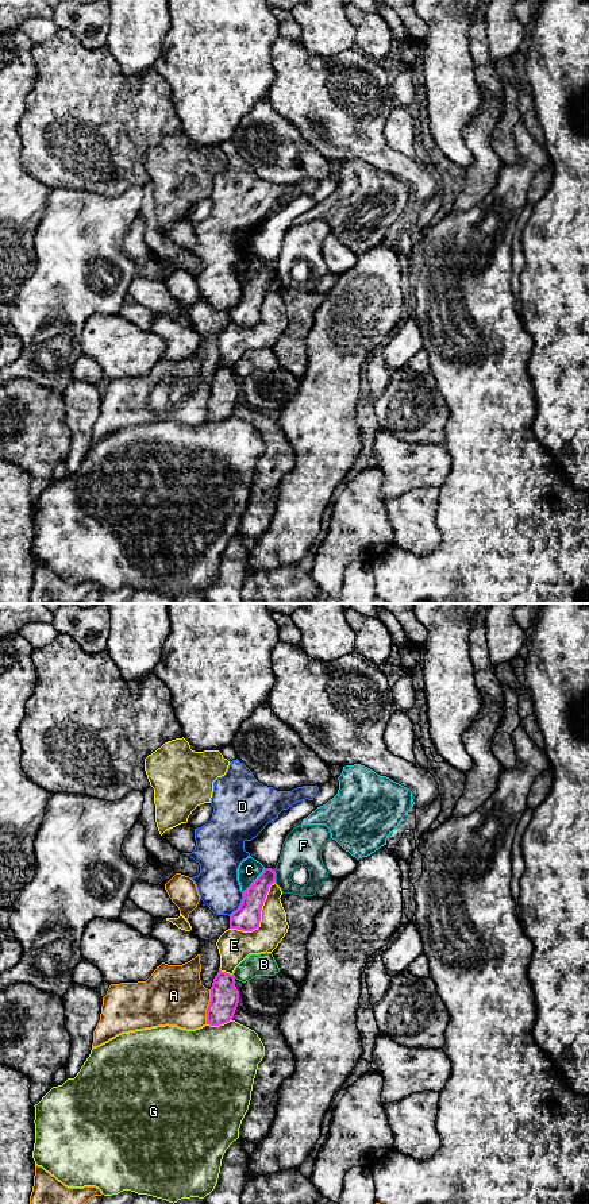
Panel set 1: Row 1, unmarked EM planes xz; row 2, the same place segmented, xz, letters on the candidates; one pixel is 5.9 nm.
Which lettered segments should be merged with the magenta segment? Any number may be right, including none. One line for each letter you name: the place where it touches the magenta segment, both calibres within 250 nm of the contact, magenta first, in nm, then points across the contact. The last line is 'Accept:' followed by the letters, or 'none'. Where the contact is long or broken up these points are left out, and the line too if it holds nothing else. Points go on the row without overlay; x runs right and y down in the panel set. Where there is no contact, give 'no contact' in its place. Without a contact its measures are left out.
Accept: none

